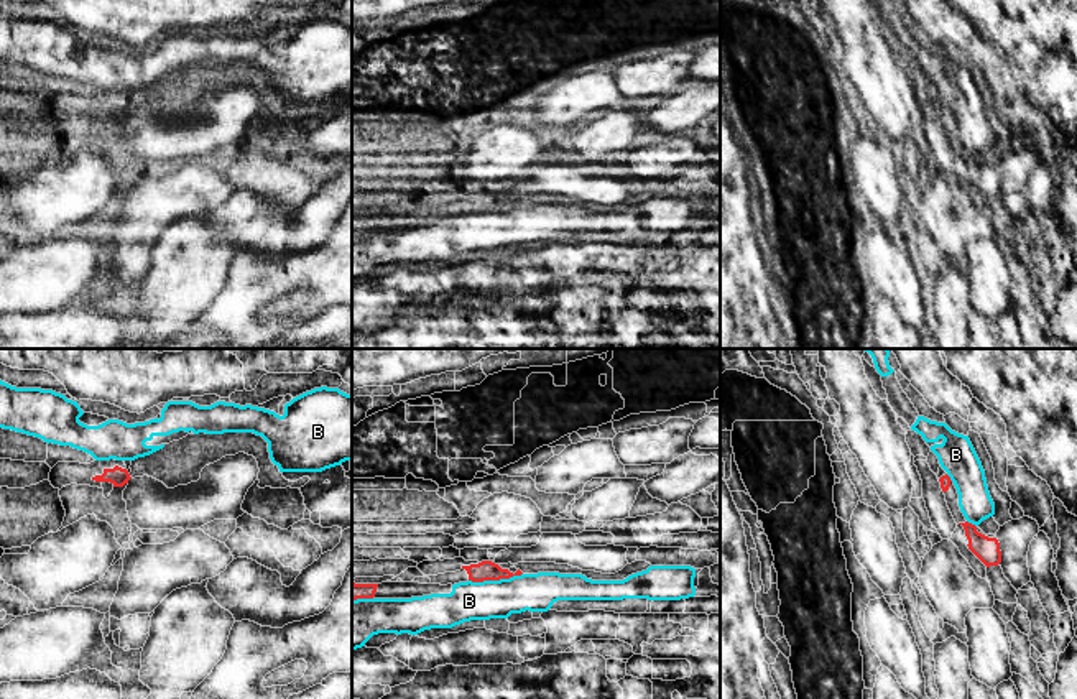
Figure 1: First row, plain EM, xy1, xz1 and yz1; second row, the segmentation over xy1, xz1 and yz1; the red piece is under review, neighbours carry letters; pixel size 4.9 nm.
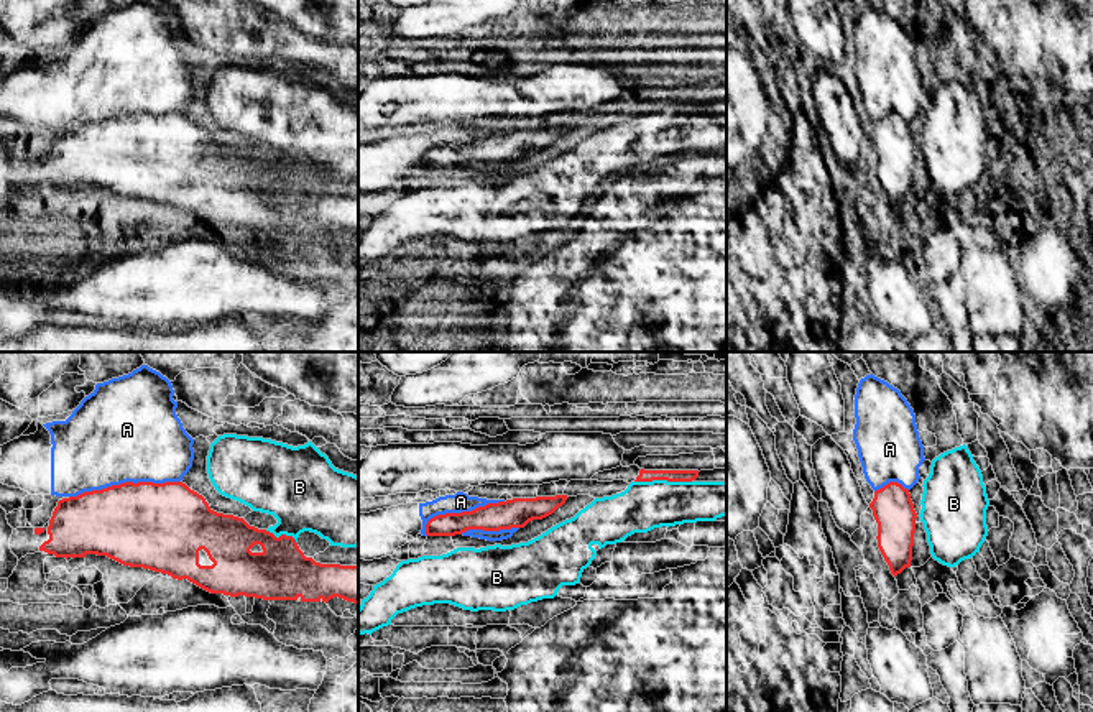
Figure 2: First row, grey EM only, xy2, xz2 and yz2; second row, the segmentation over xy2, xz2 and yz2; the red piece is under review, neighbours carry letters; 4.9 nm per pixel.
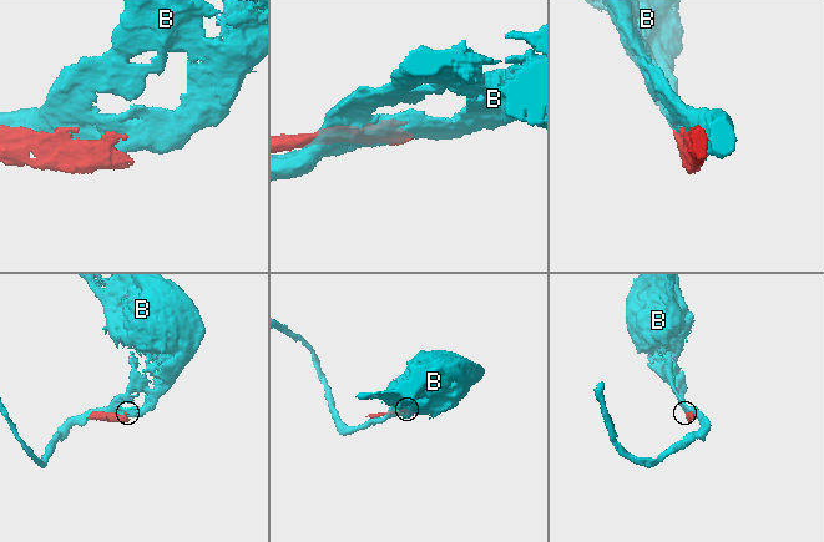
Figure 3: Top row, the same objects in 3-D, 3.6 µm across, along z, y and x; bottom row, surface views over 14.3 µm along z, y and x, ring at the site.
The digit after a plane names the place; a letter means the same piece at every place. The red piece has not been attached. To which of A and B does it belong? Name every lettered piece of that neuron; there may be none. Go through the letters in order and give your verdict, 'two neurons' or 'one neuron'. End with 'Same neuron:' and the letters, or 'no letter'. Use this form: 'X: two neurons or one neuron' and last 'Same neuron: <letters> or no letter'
A: two neurons
B: two neurons
Same neuron: no letter

